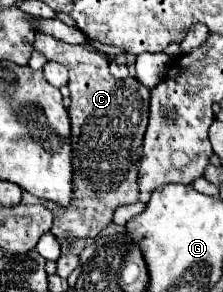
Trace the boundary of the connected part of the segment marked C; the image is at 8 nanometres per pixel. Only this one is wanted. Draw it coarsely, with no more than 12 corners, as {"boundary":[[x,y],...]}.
{"boundary":[[35,34],[69,70],[79,198],[53,212],[57,238],[95,238],[139,200],[149,88],[109,58]]}

